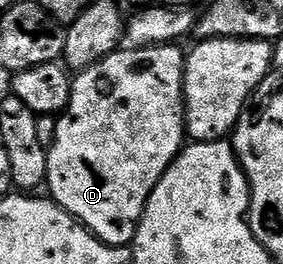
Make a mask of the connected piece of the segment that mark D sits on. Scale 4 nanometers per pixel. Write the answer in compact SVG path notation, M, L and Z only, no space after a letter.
M180 46L131 47L112 51L105 59L85 68L73 79L69 108L57 120L55 141L47 149L47 188L58 203L108 247L129 247L137 222L163 173L186 146L185 57Z

